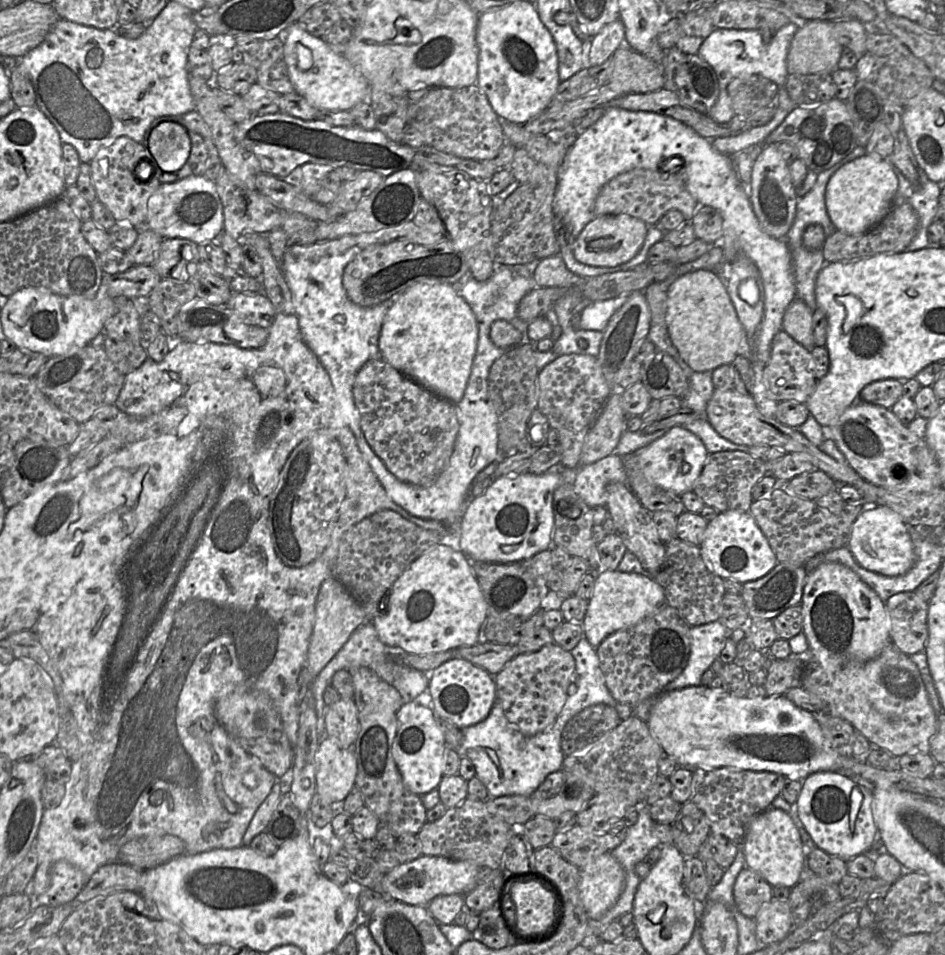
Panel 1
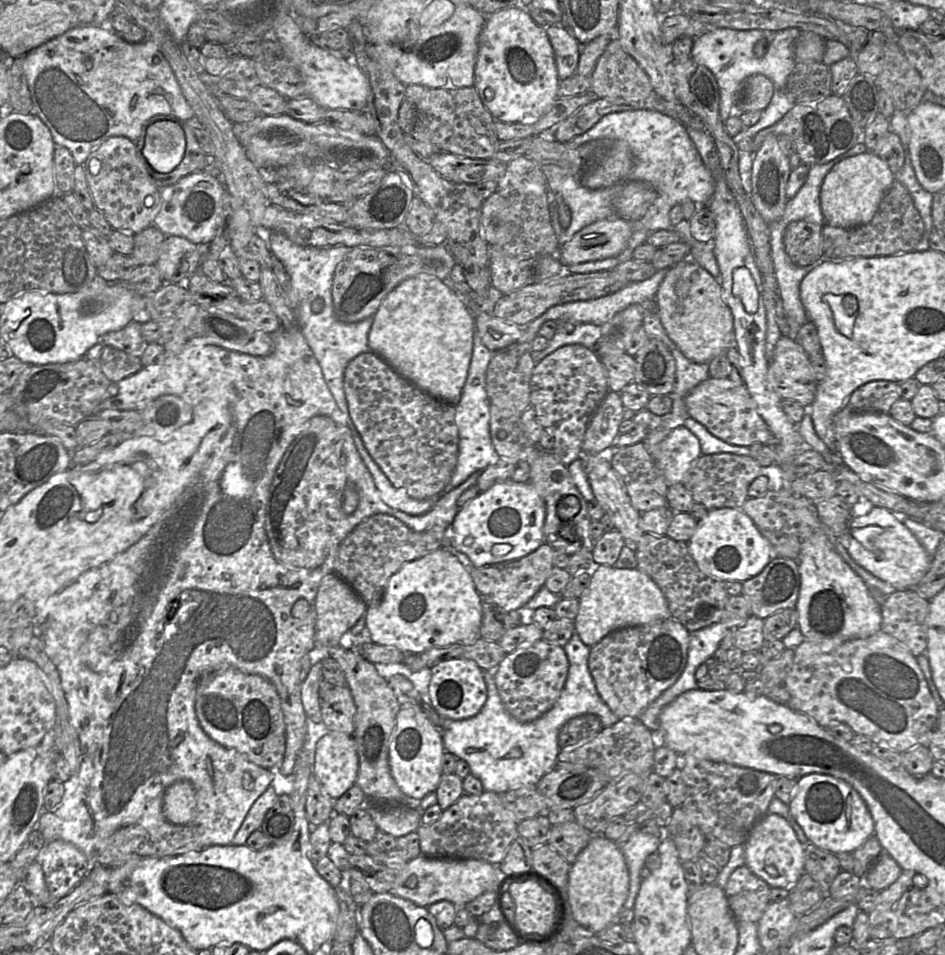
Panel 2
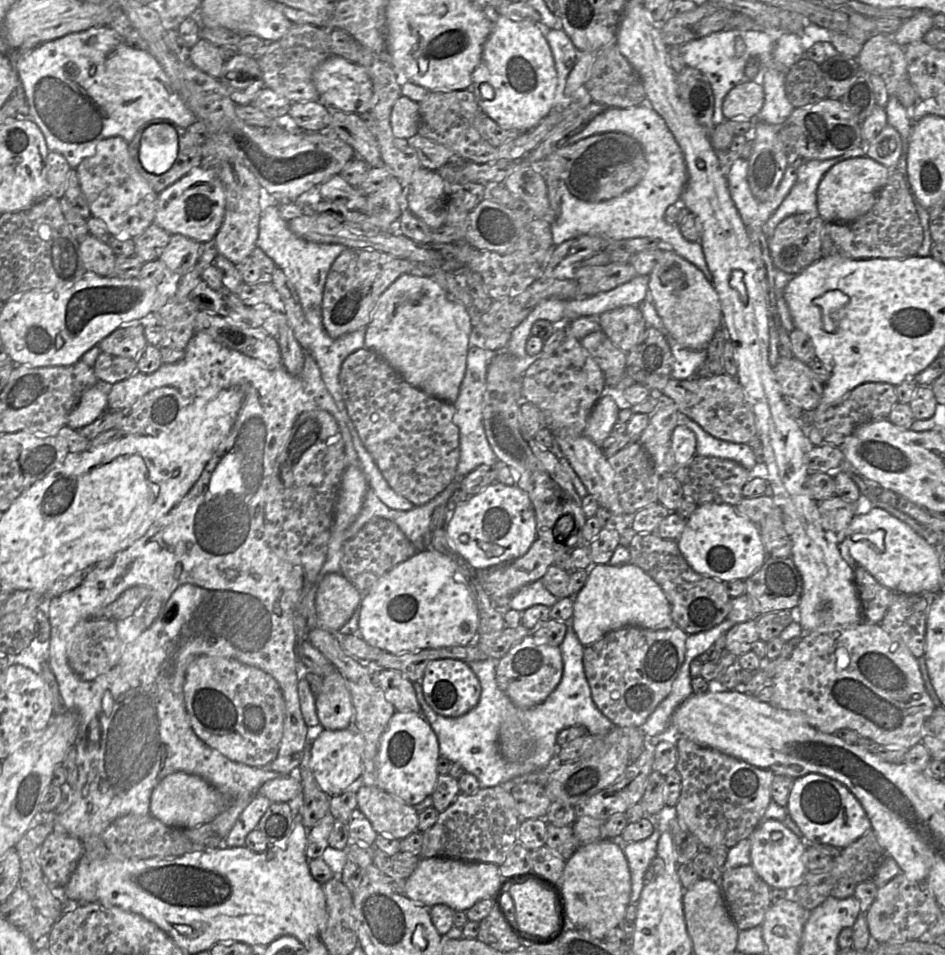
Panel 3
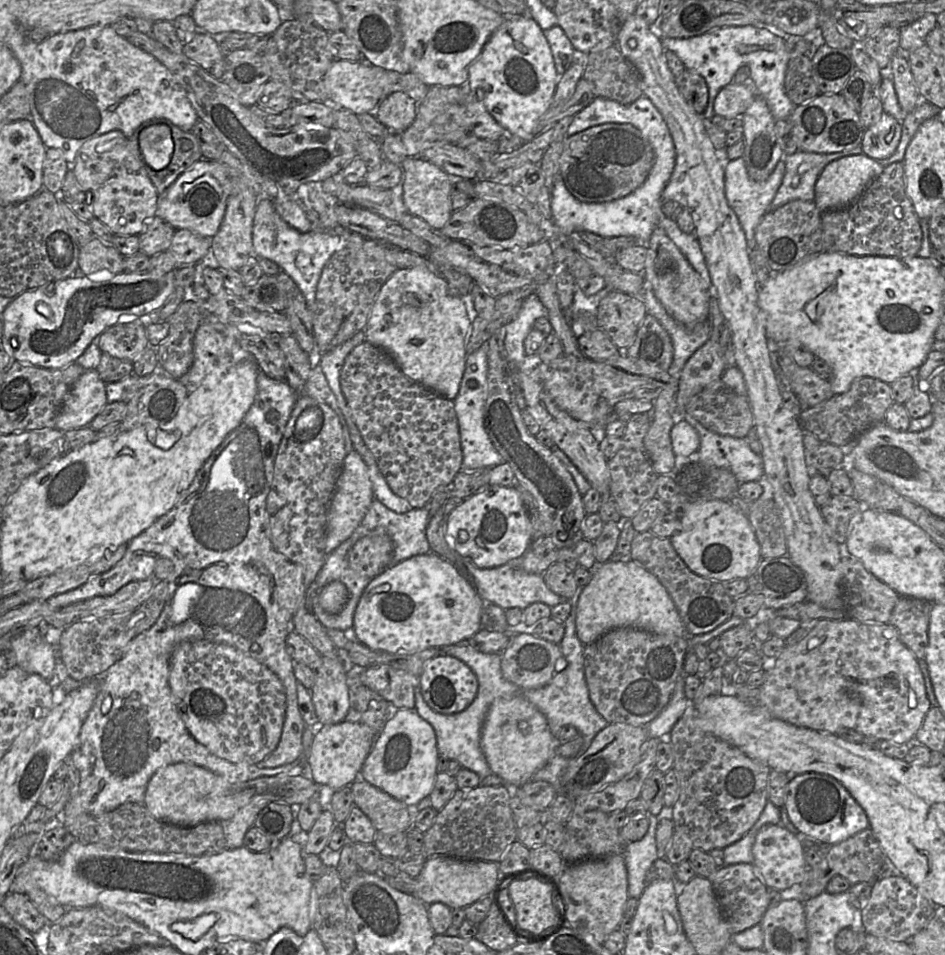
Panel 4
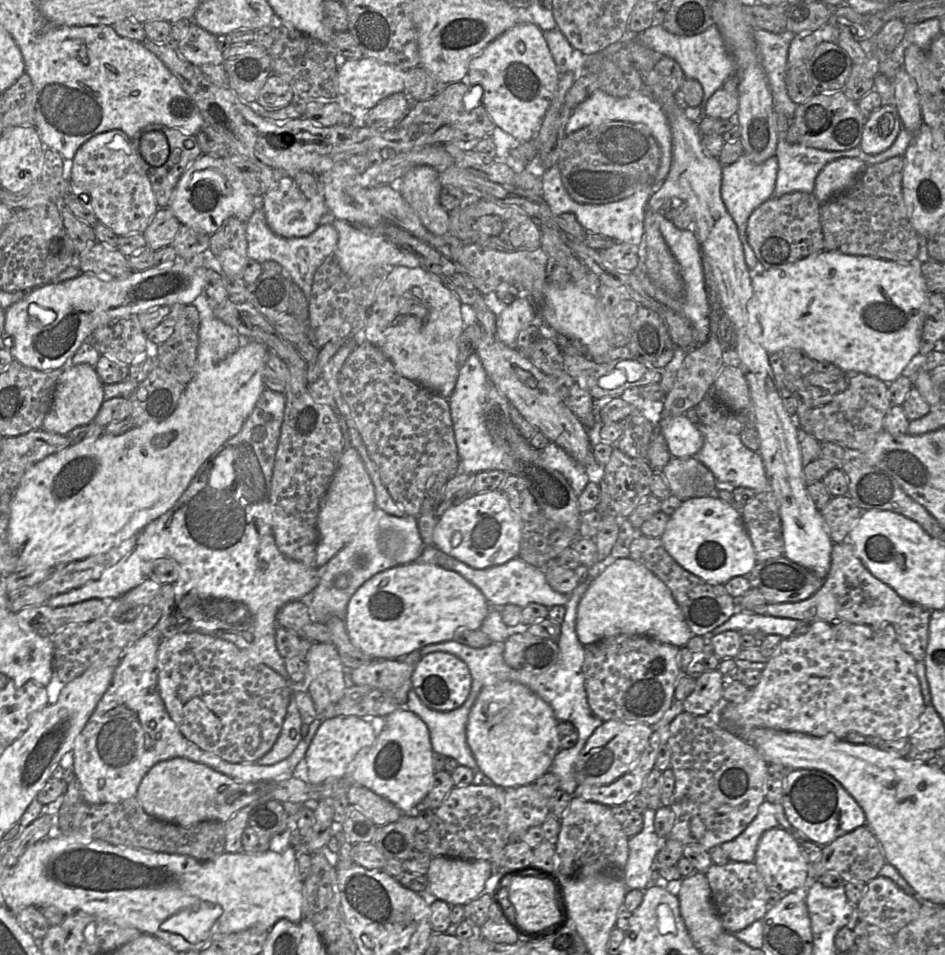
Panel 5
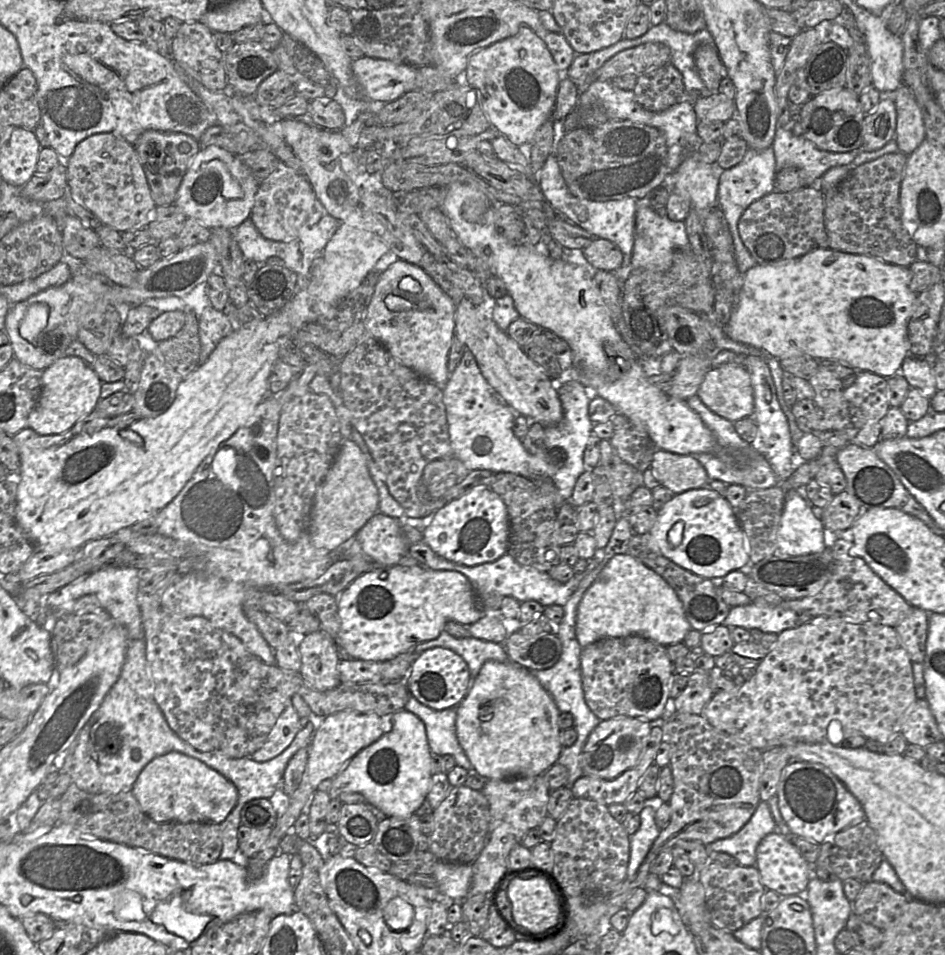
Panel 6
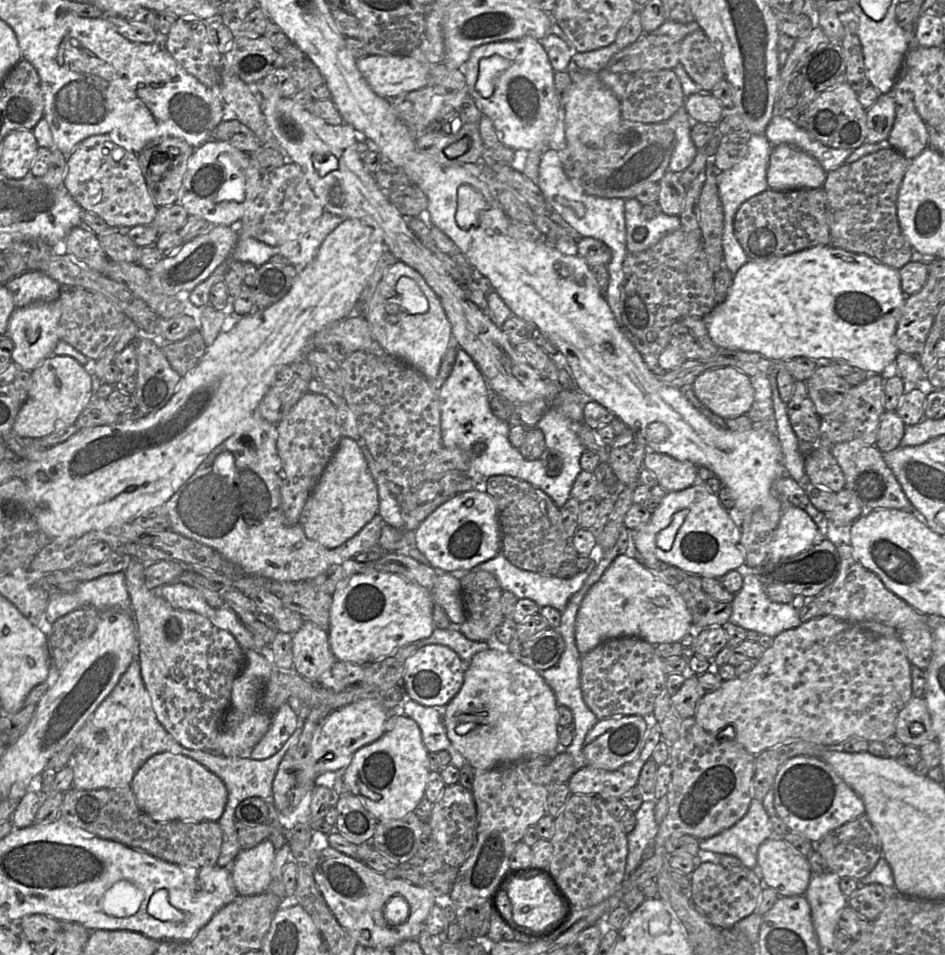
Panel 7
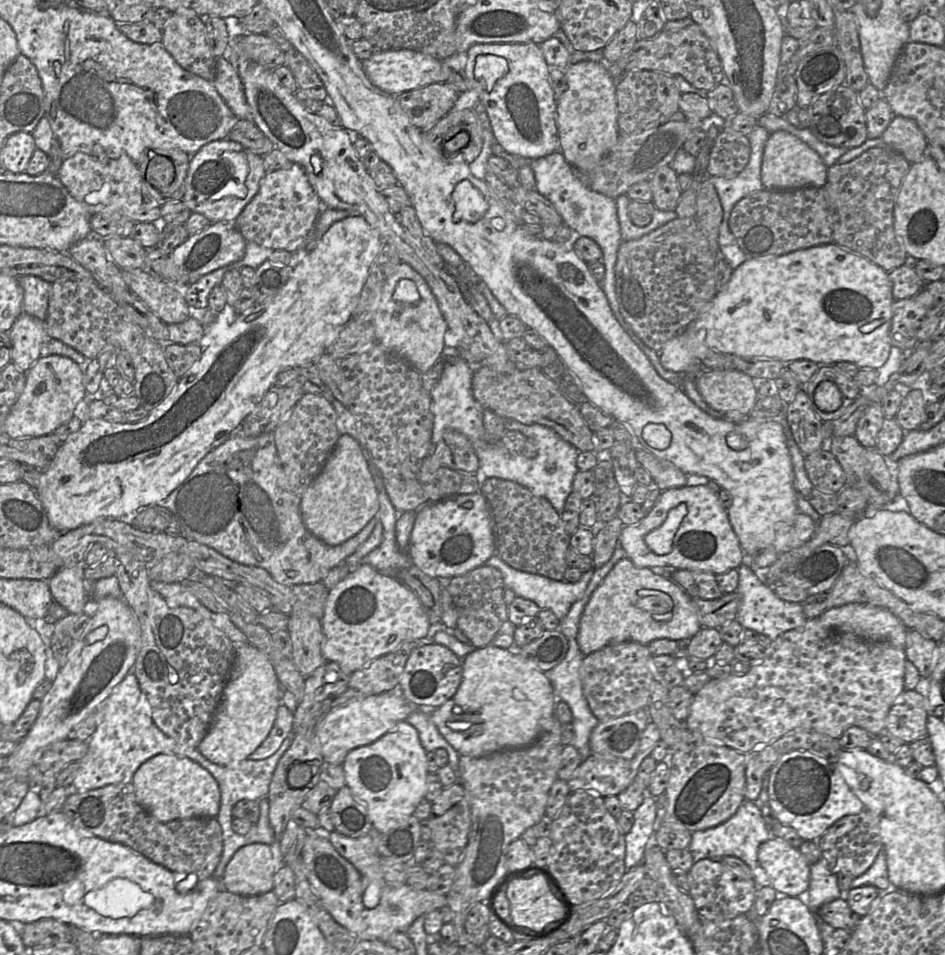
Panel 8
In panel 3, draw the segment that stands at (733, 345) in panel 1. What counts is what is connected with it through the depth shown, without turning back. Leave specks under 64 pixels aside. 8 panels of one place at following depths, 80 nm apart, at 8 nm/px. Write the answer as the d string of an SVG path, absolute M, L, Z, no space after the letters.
M659 249L661 255L657 259L648 276L648 290L651 301L660 316L668 333L684 347L692 350L707 349L715 332L723 325L723 317L719 296L701 270L685 260L673 250Z

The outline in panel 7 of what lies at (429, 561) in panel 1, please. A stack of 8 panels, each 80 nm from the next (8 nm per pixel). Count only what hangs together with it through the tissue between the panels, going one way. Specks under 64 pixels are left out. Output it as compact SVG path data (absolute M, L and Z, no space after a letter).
M438 572L431 592L394 573L356 573L332 595L328 629L330 649L337 660L362 666L386 658L400 647L431 636L435 629L433 602L443 607L455 626L467 620L460 579L449 573Z

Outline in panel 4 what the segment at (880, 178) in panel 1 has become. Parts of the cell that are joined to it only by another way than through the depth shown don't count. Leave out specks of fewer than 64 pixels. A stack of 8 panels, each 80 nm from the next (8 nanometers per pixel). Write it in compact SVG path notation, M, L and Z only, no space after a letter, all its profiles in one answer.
M866 154L834 160L825 166L818 177L814 202L821 213L847 207L883 170L882 164Z

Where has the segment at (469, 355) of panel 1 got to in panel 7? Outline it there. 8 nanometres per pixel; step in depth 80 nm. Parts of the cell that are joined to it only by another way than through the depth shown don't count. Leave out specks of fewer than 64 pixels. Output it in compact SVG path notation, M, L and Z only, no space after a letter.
M401 261L391 265L375 289L365 319L370 325L373 340L386 353L412 366L428 380L438 376L442 359L452 346L451 324L439 298L416 270Z

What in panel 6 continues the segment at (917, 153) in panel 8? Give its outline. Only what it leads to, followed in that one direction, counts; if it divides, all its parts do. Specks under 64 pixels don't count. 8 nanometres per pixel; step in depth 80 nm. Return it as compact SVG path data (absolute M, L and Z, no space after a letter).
M906 84L896 89L895 105L895 139L899 151L908 156L926 139L921 108Z

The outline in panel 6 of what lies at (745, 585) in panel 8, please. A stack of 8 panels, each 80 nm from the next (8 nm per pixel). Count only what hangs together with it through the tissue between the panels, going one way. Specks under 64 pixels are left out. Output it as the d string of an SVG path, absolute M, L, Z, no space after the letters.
M751 602L747 605L731 607L728 616L720 625L779 634L783 630L797 627L797 620L798 613L791 609L780 605L760 605Z

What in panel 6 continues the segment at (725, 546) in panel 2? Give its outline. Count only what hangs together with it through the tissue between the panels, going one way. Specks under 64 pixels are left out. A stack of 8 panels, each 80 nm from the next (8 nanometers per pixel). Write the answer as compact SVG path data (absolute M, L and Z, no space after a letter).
M697 488L675 494L657 511L657 520L649 532L660 553L680 567L692 573L711 579L721 585L722 578L733 570L740 570L749 563L749 548L736 510L725 497L710 488Z

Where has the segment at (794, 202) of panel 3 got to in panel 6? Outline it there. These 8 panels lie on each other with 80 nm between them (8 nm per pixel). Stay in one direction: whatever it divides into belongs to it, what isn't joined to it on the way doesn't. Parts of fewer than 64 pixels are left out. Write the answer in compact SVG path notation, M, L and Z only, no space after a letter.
M777 127L772 149L776 159L776 174L785 168L795 169L803 180L804 187L816 185L821 176L835 166L849 165L860 153L859 148L849 152L830 152L819 149L813 142L795 136L790 130Z

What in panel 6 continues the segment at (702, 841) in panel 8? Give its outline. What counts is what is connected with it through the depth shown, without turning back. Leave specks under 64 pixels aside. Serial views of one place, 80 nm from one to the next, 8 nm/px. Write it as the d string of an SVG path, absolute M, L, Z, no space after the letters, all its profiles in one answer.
M760 801L750 820L737 833L706 846L711 853L724 852L733 856L742 866L755 866L759 843L775 830L776 823L768 803Z

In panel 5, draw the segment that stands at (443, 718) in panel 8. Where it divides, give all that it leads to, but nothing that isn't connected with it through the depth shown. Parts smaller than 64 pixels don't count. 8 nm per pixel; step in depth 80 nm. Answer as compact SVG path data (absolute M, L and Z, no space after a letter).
M500 681L481 689L469 714L467 742L480 771L492 780L493 785L512 788L533 784L550 770L560 750L558 722L552 707L528 687L518 682Z

